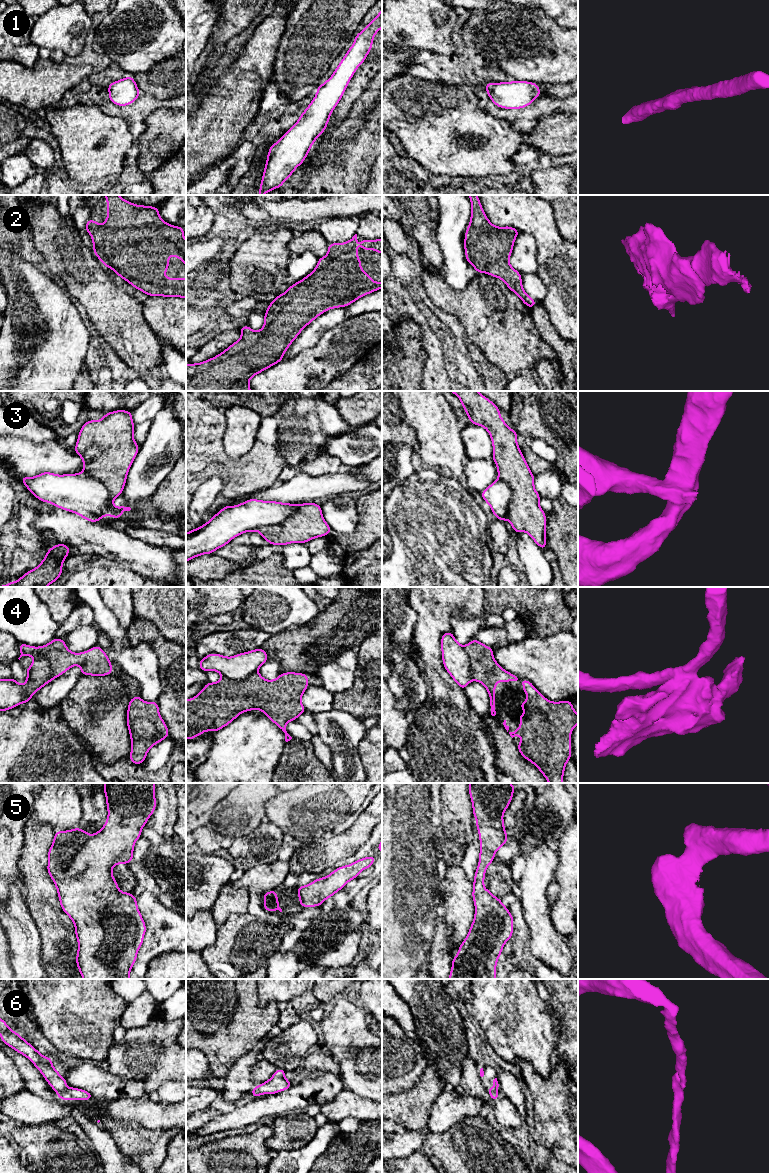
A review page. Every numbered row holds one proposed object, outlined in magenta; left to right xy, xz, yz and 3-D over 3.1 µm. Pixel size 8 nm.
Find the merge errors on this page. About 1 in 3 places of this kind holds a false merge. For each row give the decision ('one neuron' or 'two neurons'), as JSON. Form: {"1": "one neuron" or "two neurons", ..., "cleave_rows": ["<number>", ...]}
{"1": "one neuron", "2": "one neuron", "3": "two neurons", "4": "two neurons", "5": "one neuron", "6": "one neuron", "cleave_rows": ["3", "4"]}

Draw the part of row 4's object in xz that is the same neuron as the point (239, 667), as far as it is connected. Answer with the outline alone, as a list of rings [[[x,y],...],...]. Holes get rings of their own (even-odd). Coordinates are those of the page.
[[[258,647],[232,657],[217,653],[208,654],[200,659],[199,668],[204,672],[217,671],[222,677],[230,680],[244,680],[252,673],[257,672],[267,660],[269,660],[268,654]]]

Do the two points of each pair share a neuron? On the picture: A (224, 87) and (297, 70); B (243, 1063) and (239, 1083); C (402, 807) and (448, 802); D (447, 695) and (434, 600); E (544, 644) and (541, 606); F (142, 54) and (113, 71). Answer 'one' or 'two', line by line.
A: two
B: one
C: two
D: one
E: two
F: two

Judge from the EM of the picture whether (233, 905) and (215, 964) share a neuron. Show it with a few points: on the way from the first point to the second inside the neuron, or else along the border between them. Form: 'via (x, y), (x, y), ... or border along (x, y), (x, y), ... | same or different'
border along (246, 912), (231, 914), (218, 926) | different

